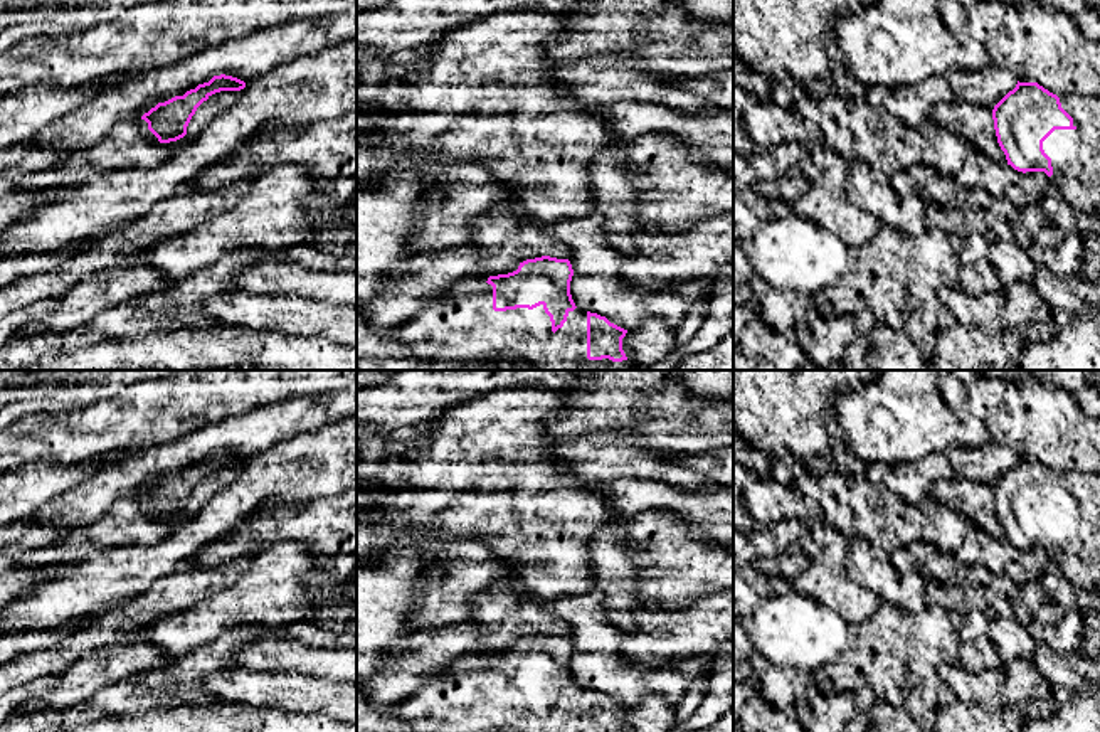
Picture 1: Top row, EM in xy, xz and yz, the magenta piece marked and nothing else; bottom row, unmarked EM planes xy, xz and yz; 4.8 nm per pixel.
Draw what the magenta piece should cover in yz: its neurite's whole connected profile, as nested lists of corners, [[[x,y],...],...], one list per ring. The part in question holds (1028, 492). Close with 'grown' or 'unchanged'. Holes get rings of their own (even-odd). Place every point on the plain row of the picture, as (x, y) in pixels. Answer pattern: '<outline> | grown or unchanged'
[[[1019,459],[992,486],[997,520],[1018,549],[1044,549],[1050,560],[1081,589],[1095,591],[1100,577],[1100,530],[1081,520],[1060,475],[1038,459]]] | grown

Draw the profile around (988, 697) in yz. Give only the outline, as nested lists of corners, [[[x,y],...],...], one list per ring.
[[[940,663],[937,675],[962,702],[976,702],[986,712],[999,712],[1004,705],[999,695],[1002,668],[974,673],[960,663]]]

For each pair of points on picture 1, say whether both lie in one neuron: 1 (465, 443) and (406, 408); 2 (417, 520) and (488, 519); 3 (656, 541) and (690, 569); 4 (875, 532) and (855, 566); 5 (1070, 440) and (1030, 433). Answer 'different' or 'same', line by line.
1: different
2: same
3: same
4: different
5: same

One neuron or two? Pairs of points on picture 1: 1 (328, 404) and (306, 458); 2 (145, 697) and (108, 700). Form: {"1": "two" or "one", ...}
{"1": "two", "2": "one"}

